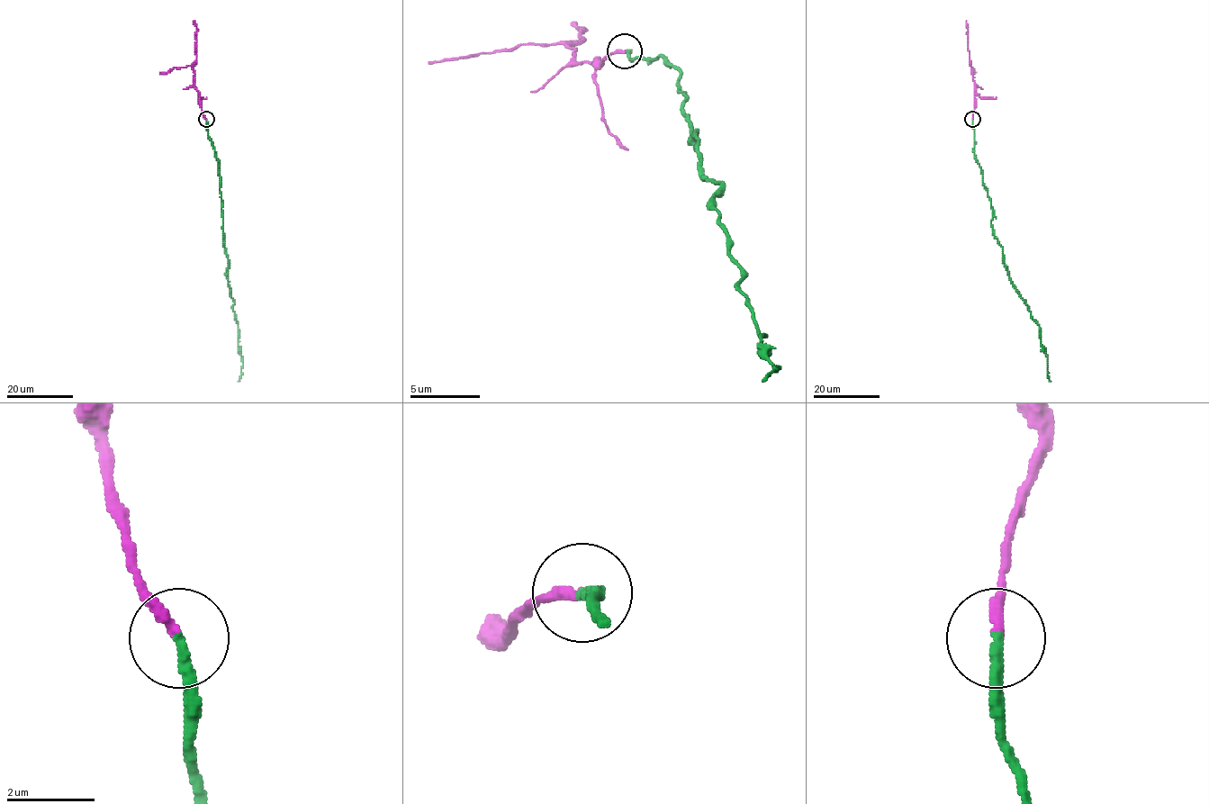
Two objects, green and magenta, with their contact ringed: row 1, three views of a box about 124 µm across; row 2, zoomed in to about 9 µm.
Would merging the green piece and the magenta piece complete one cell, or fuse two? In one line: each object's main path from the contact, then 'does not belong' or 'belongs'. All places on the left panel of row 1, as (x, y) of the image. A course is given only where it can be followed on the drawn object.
green via (206, 119), (207, 137), (219, 162), (223, 246), (242, 363), (239, 382) | magenta via (206, 119), (194, 84), (193, 63), (196, 60), (196, 26), (193, 21) | belongs

